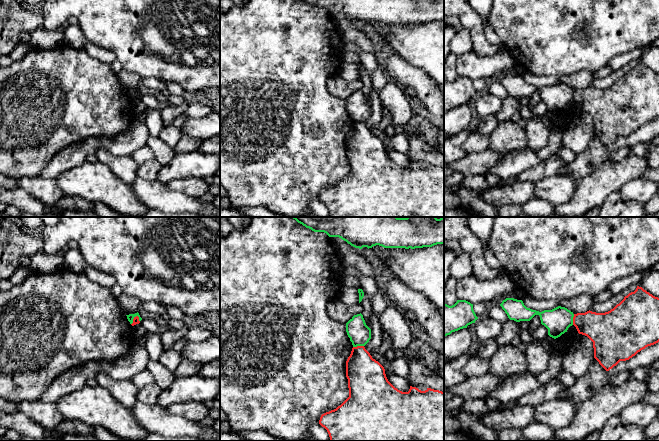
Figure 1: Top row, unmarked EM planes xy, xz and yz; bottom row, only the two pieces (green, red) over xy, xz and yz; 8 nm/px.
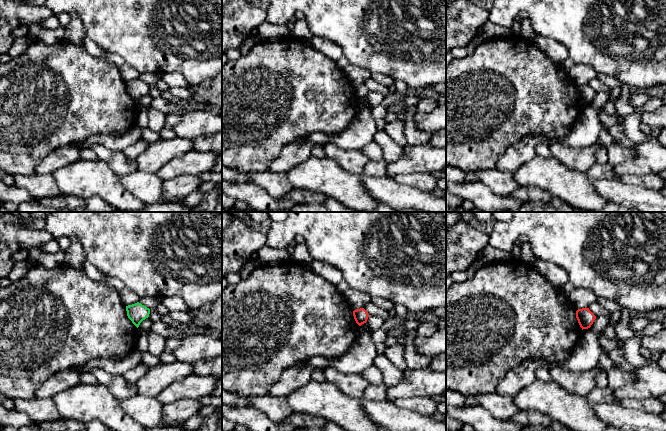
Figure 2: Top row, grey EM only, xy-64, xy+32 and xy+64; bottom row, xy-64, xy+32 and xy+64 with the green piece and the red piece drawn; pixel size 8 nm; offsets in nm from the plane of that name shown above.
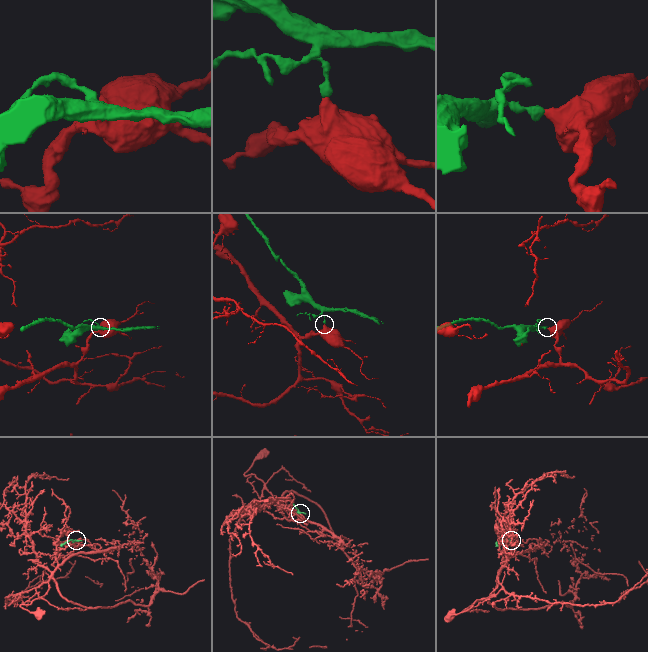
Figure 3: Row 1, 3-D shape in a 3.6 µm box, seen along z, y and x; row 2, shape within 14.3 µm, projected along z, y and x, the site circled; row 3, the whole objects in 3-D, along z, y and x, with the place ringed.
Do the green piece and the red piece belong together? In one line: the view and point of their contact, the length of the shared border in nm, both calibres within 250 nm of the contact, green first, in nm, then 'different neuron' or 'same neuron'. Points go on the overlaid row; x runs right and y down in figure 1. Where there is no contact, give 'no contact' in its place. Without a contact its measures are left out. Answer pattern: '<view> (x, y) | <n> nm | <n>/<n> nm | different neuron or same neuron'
xz (358, 345) | 90 nm | 180/300 nm | different neuron

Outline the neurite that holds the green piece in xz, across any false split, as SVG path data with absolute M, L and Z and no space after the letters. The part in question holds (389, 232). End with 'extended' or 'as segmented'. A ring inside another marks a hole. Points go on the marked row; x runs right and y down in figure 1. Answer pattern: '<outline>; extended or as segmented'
M292 217L298 223L314 232L324 232L329 237L339 237L355 248L372 248L379 245L384 248L415 249L444 244L444 218L436 217Z; as segmented

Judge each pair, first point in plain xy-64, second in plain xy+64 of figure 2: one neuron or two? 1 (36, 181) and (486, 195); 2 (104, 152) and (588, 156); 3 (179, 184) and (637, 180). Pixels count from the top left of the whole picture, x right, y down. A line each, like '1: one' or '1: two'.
1: two
2: one
3: one

